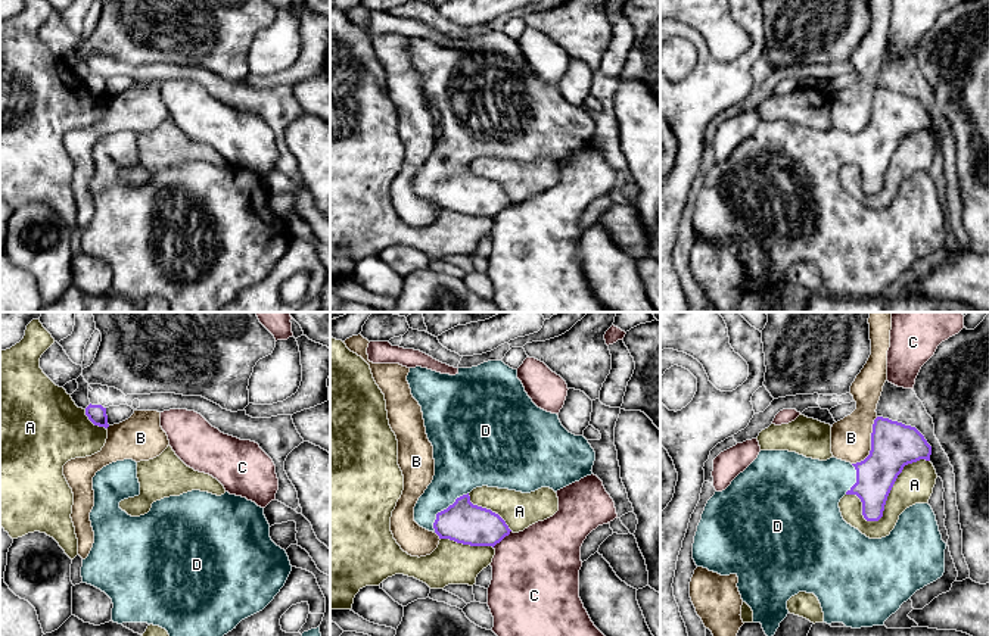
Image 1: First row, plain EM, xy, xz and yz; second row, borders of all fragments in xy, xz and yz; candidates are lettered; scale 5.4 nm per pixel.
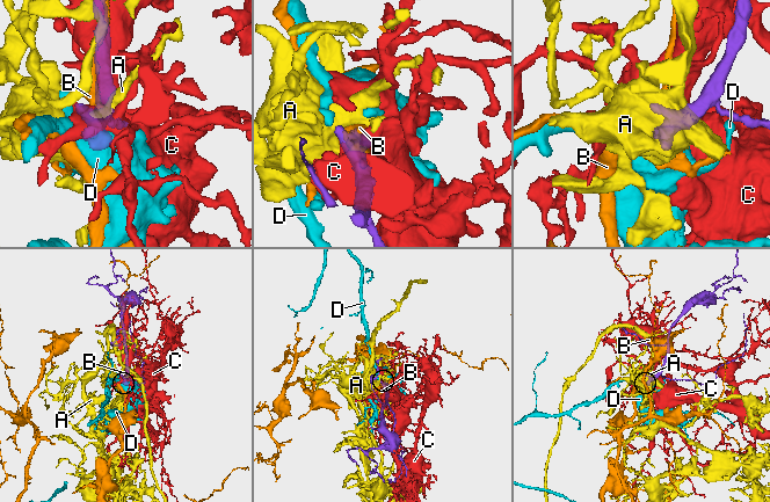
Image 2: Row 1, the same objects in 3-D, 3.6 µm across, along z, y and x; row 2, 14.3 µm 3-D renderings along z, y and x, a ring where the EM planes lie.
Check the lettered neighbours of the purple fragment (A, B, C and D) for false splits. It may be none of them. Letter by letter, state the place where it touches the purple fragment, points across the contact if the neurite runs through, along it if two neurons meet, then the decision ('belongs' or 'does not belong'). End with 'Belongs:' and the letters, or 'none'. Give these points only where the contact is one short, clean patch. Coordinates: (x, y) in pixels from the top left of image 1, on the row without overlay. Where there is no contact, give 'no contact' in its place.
A: contact yz (885, 174); does not belong
B: contact yz (871, 114); does not belong
C: contact xz (501, 209); does not belong
D: contact xz (444, 180); way xz (465, 193), (444, 180), (450, 156), (460, 137); belongs
Belongs: D

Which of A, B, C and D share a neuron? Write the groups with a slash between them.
A / B / C / D

